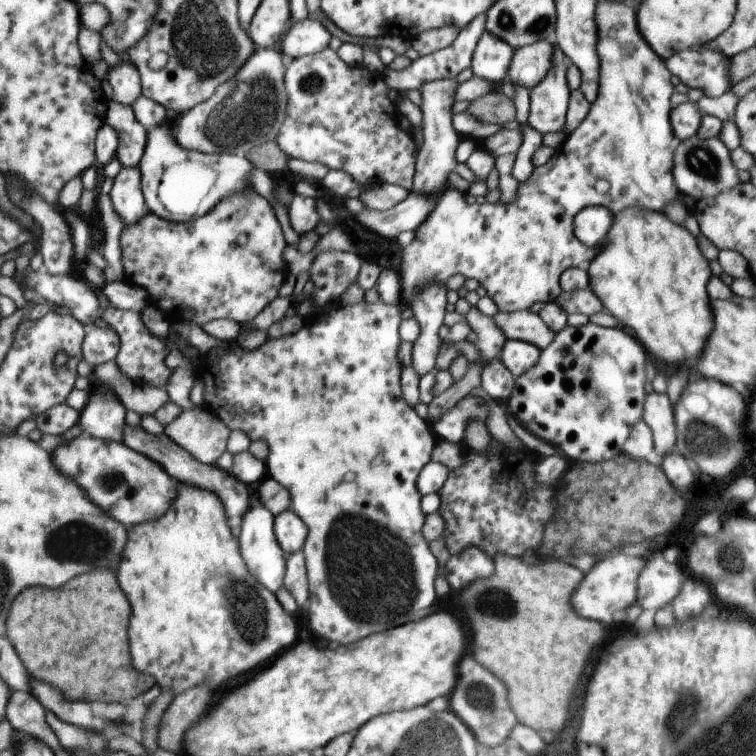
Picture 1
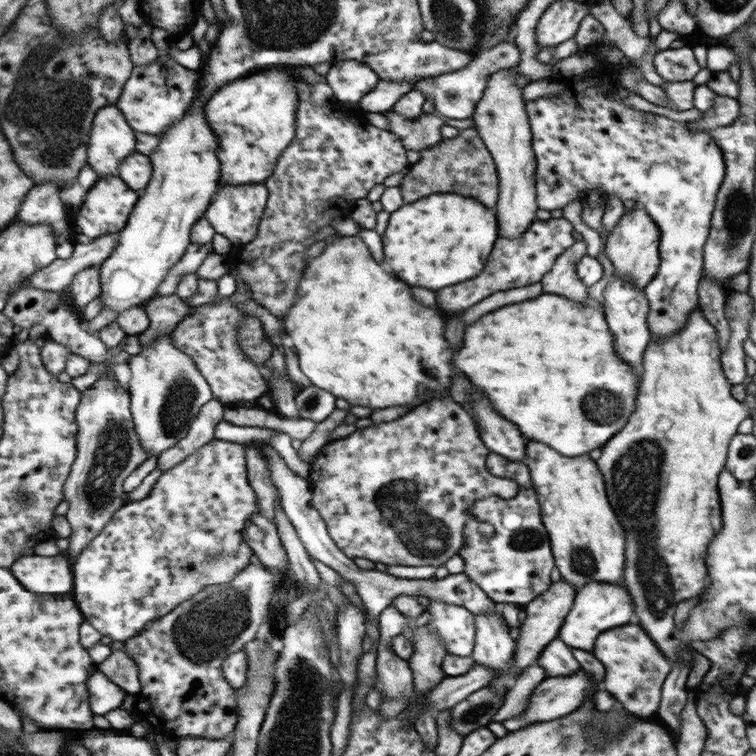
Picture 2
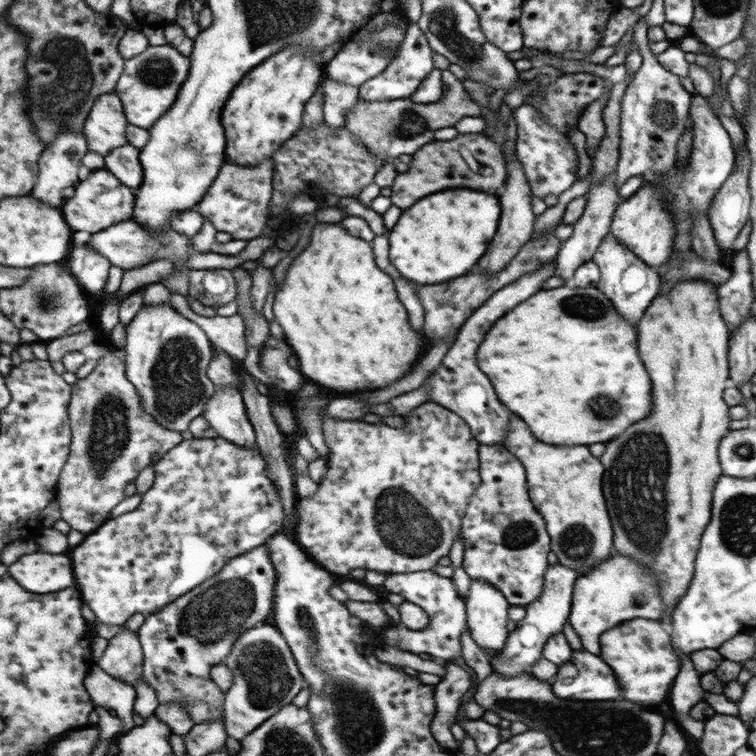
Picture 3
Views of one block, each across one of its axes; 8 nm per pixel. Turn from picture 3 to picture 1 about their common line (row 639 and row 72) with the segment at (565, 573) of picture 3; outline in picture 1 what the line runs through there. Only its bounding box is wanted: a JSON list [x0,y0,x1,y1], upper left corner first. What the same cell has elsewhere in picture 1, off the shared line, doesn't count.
[506,39,553,90]

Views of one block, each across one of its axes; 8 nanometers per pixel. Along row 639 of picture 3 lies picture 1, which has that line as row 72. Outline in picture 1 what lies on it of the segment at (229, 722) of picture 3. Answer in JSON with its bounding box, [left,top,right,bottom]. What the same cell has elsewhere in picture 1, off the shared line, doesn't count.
[175,47,288,155]

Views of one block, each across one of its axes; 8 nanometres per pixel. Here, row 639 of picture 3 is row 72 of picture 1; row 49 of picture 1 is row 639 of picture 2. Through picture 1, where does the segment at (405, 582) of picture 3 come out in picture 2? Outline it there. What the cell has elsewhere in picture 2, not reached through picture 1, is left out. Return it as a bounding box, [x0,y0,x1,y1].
[424,599,475,655]

